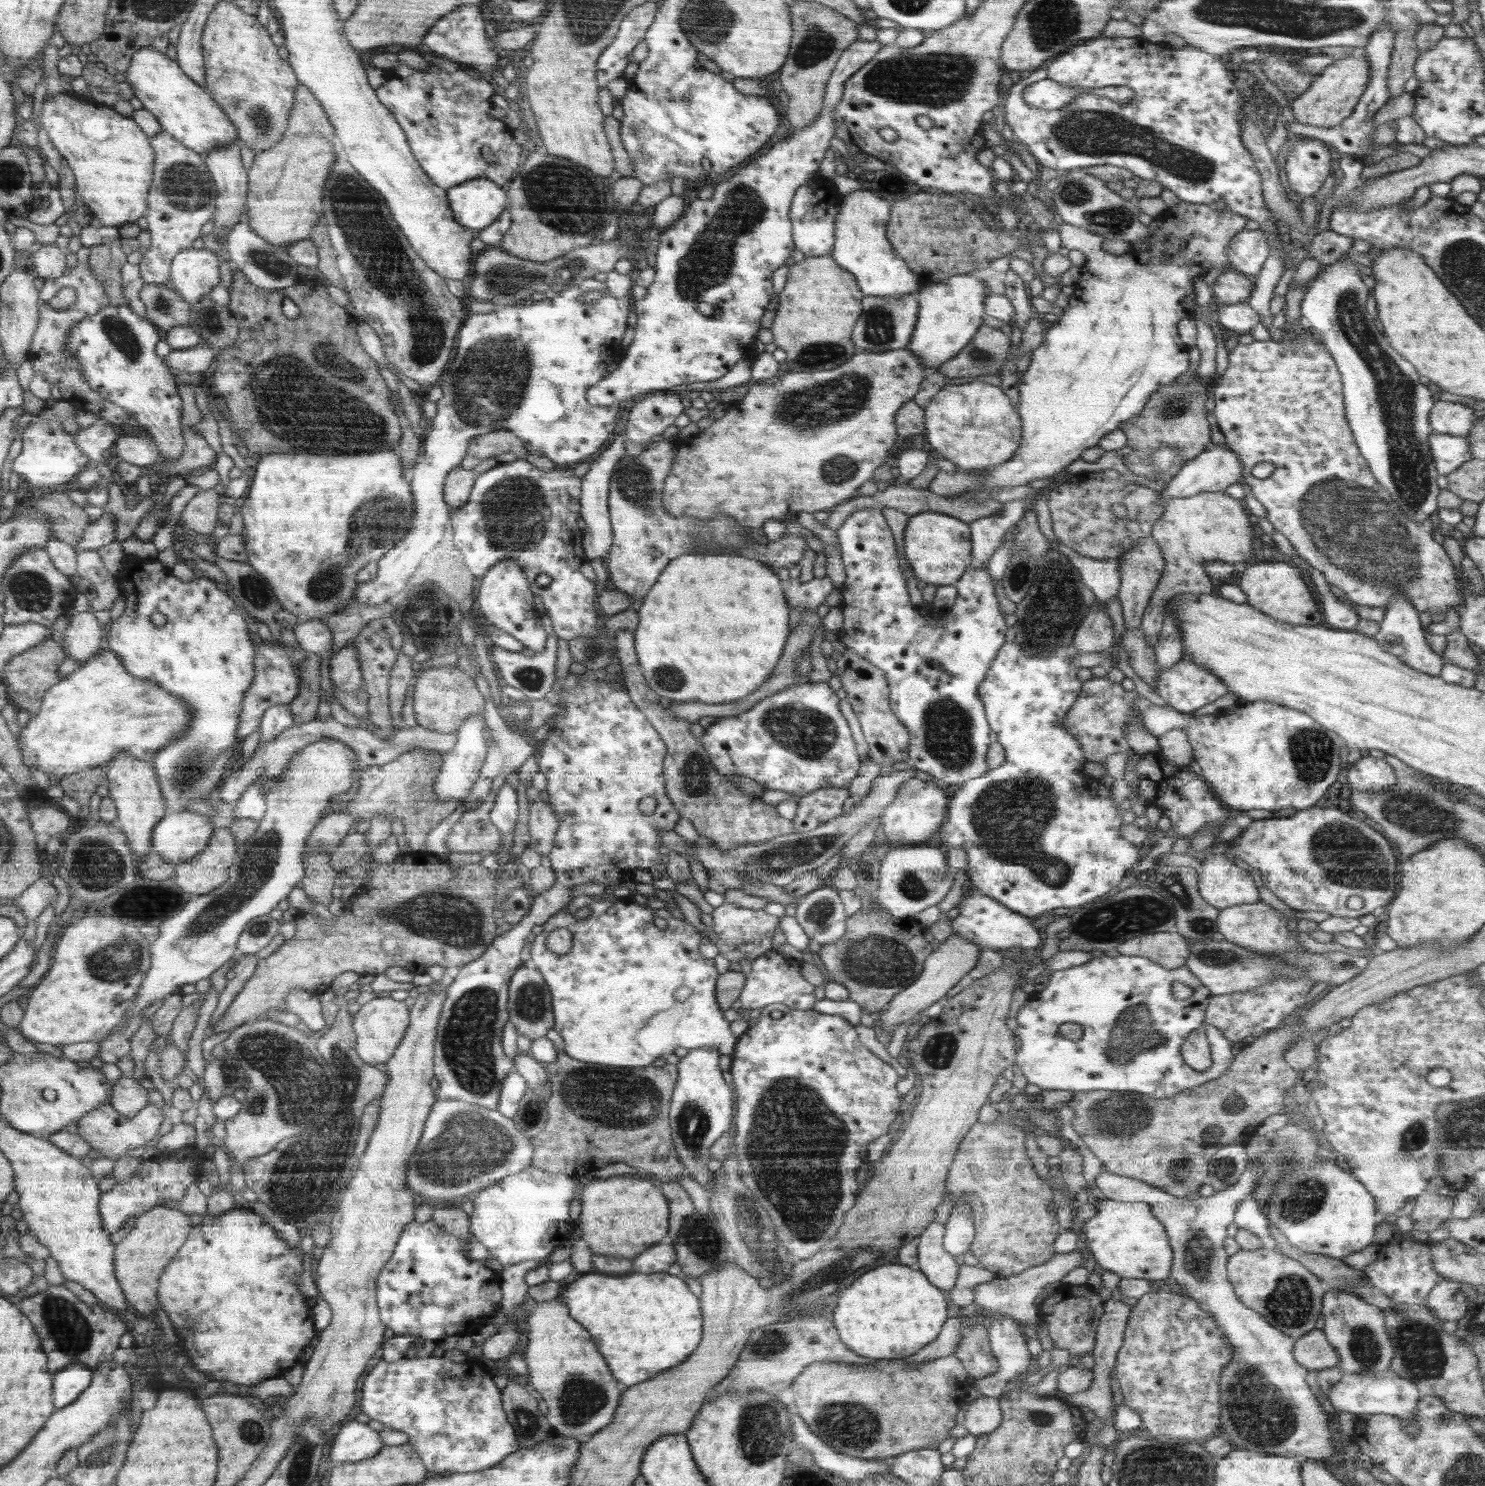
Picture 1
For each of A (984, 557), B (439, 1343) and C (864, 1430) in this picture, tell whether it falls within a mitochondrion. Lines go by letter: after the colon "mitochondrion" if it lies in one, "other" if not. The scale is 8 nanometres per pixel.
A: other
B: other
C: mitochondrion

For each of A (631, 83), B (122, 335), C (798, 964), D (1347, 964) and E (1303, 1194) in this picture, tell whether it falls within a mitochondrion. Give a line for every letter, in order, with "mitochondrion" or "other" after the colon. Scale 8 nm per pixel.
A: other
B: mitochondrion
C: other
D: mitochondrion
E: mitochondrion

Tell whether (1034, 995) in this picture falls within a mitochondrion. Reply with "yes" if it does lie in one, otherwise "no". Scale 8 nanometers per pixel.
no

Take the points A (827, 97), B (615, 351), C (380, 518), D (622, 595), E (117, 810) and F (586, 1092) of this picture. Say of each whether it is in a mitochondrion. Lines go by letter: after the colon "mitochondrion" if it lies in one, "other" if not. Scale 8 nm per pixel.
A: other
B: other
C: mitochondrion
D: other
E: other
F: mitochondrion

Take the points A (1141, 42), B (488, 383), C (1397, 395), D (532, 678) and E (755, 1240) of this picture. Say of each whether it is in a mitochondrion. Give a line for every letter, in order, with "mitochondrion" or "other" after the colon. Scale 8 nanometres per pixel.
A: other
B: mitochondrion
C: mitochondrion
D: mitochondrion
E: mitochondrion

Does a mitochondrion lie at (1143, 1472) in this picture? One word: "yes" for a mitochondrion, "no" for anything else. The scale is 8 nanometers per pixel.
yes

